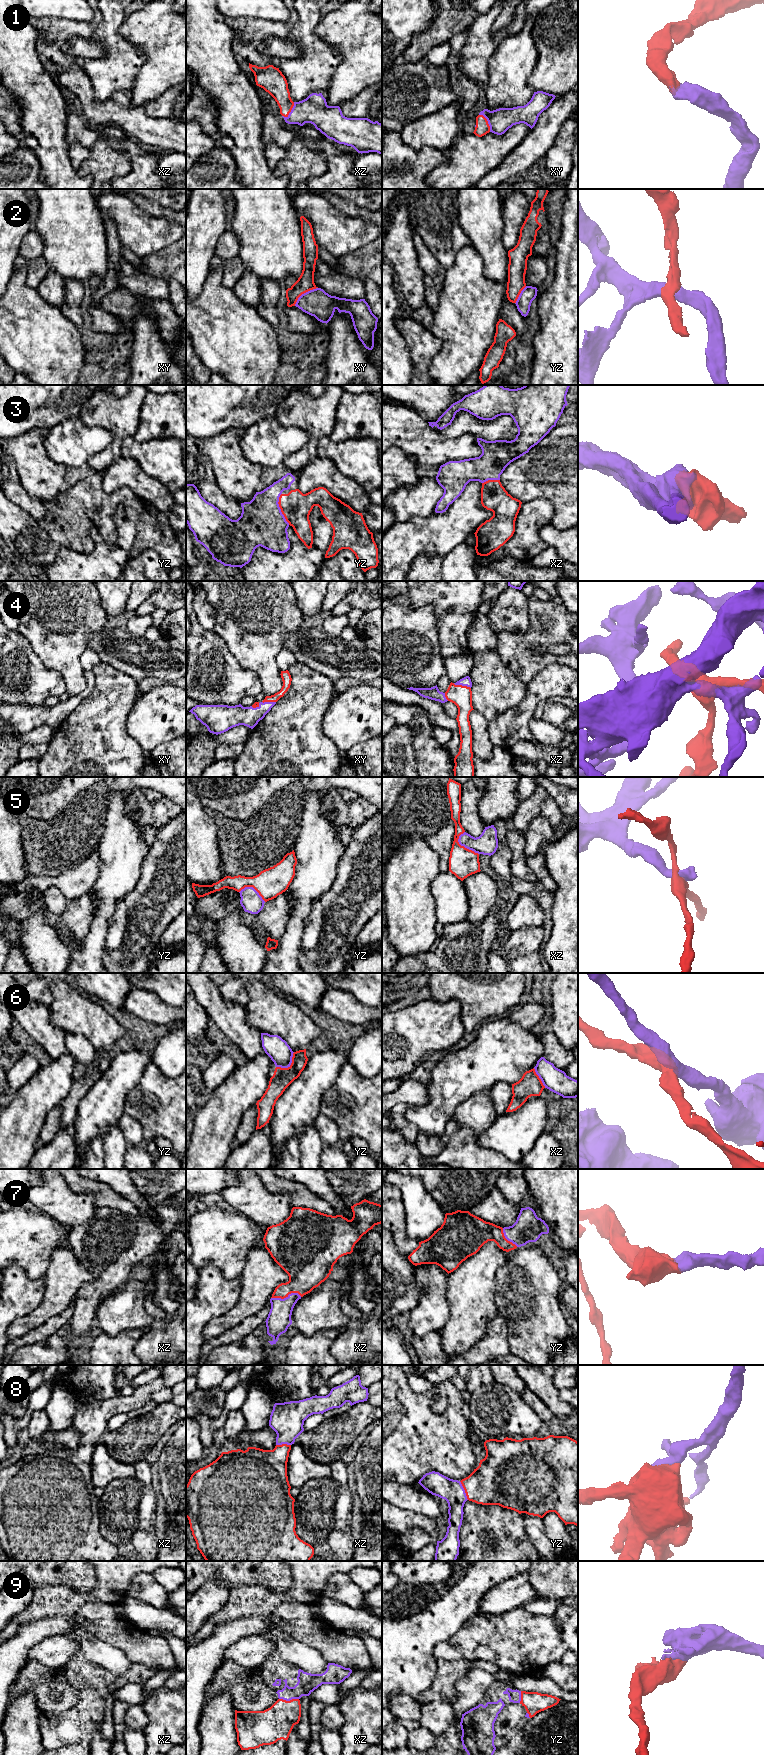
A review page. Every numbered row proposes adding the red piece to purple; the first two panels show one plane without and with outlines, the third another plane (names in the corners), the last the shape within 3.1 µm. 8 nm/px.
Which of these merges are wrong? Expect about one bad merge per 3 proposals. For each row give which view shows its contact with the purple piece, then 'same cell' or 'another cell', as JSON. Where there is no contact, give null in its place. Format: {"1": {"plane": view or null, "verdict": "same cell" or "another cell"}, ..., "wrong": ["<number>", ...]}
{"1": {"plane": "xz", "verdict": "same cell"}, "2": {"plane": "xy", "verdict": "another cell"}, "3": {"plane": "yz", "verdict": "same cell"}, "4": {"plane": "xz", "verdict": "same cell"}, "5": {"plane": "xz", "verdict": "another cell"}, "6": {"plane": "yz", "verdict": "another cell"}, "7": {"plane": "xz", "verdict": "same cell"}, "8": {"plane": "yz", "verdict": "same cell"}, "9": {"plane": "xz", "verdict": "same cell"}, "wrong": ["2", "5", "6"]}

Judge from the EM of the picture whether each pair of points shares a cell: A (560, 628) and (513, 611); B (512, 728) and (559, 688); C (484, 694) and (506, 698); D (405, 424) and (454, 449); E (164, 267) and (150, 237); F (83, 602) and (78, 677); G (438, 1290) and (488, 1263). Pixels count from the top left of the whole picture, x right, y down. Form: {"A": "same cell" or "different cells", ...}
{"A": "different cells", "B": "same cell", "C": "same cell", "D": "same cell", "E": "different cells", "F": "same cell", "G": "different cells"}

